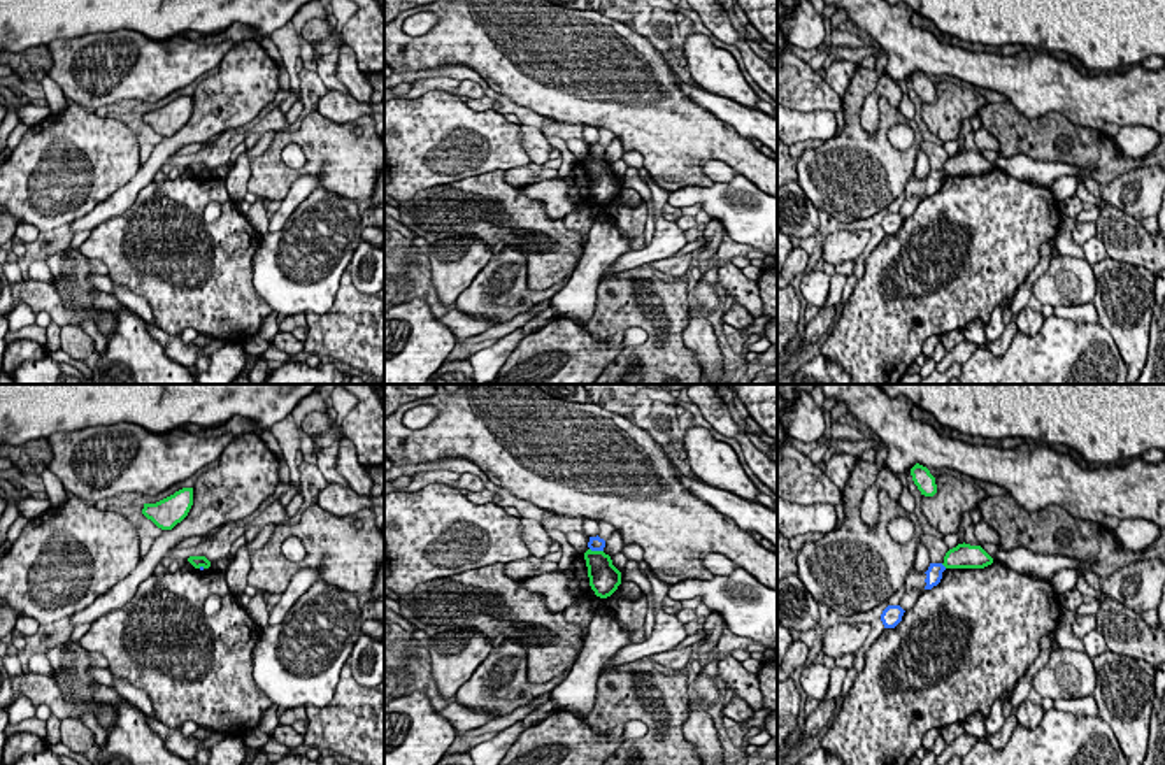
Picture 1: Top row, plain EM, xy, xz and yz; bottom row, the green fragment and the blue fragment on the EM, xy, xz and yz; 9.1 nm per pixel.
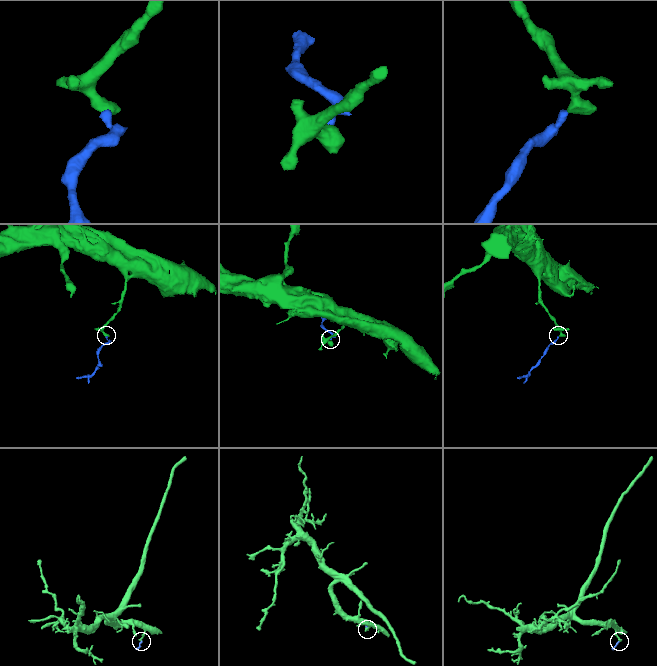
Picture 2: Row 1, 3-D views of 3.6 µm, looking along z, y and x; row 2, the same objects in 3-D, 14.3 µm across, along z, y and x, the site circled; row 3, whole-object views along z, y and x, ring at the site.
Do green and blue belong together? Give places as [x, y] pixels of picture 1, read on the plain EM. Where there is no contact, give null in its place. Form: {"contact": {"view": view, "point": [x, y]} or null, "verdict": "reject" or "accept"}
{"contact": {"view": "xz", "point": [597, 158]}, "verdict": "reject"}

